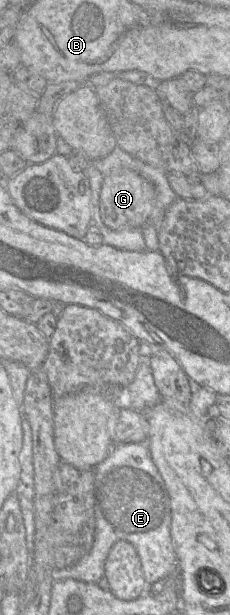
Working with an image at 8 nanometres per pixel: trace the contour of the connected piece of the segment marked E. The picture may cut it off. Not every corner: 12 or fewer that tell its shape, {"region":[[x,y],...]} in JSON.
{"region":[[147,443],[94,468],[92,549],[53,571],[110,590],[104,565],[135,547],[147,584],[177,564],[171,502]]}

